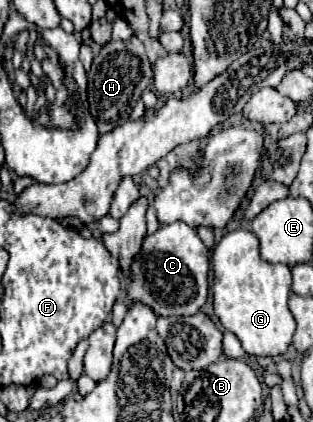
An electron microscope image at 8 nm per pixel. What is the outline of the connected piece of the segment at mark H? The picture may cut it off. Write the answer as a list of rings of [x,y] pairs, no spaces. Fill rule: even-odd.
[[[131,37],[131,41],[111,41],[101,47],[99,55],[93,59],[91,73],[89,73],[89,87],[87,87],[87,101],[89,101],[89,113],[97,123],[99,133],[109,133],[111,129],[123,125],[135,103],[139,101],[141,93],[149,89],[153,79],[153,65],[149,63],[145,55],[145,47],[137,37]]]

